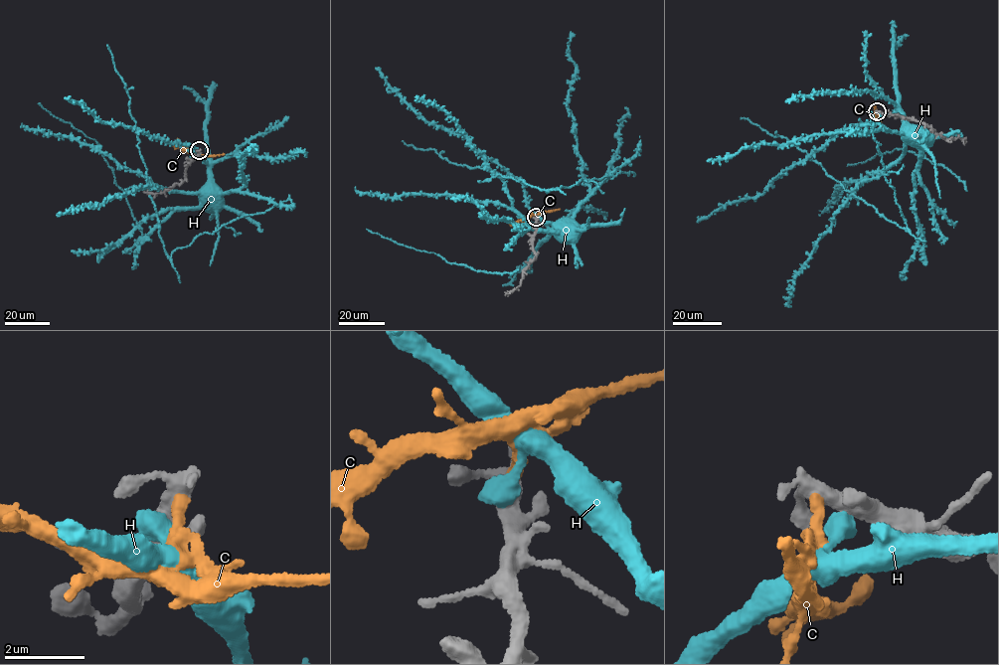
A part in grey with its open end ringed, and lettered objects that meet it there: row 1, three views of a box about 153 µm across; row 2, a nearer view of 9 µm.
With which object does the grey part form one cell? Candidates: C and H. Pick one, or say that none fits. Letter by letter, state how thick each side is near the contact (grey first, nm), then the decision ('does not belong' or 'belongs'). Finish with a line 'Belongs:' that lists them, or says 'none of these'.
C: 440 nm thick on the grey side, 300 nm on the other; does not belong
H: 400 nm thick on the grey side, 550 nm on the other; does not belong
Belongs: none of these

